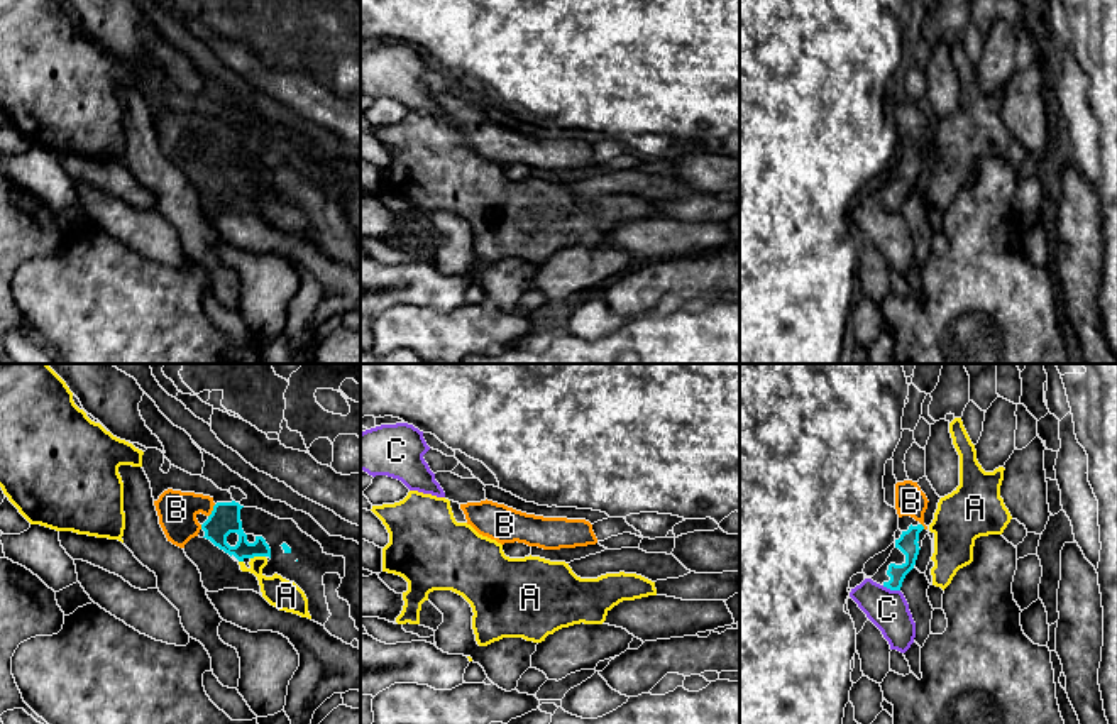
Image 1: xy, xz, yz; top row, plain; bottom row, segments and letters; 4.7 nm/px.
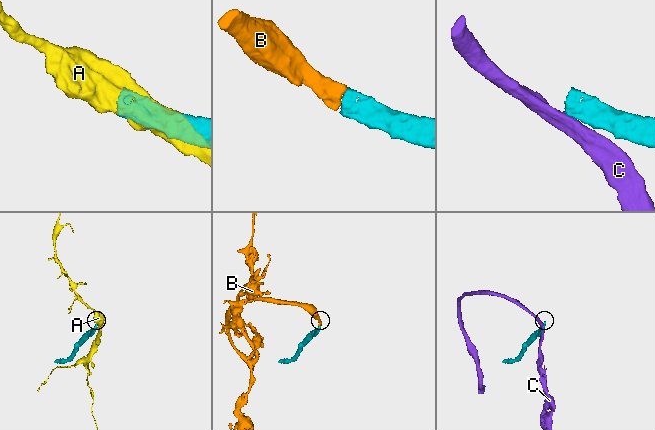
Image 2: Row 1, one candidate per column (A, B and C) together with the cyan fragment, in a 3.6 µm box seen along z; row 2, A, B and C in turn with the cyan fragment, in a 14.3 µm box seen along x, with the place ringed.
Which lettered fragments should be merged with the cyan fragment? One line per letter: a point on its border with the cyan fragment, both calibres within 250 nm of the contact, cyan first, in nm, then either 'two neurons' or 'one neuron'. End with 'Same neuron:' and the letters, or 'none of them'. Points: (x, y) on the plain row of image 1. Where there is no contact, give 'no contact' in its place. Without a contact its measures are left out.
A: contact xy (258, 176); calibres 140 and 140 nm; two neurons
B: contact xy (212, 132); calibres 140 and 180 nm; one neuron
C: contact yz (891, 210); calibres 100 and 190 nm; two neurons
Same neuron: B

